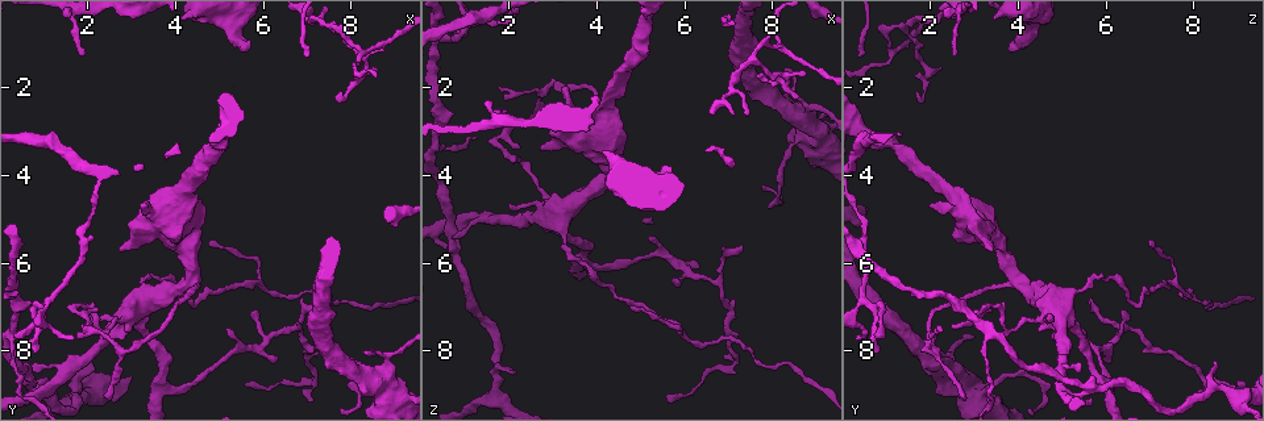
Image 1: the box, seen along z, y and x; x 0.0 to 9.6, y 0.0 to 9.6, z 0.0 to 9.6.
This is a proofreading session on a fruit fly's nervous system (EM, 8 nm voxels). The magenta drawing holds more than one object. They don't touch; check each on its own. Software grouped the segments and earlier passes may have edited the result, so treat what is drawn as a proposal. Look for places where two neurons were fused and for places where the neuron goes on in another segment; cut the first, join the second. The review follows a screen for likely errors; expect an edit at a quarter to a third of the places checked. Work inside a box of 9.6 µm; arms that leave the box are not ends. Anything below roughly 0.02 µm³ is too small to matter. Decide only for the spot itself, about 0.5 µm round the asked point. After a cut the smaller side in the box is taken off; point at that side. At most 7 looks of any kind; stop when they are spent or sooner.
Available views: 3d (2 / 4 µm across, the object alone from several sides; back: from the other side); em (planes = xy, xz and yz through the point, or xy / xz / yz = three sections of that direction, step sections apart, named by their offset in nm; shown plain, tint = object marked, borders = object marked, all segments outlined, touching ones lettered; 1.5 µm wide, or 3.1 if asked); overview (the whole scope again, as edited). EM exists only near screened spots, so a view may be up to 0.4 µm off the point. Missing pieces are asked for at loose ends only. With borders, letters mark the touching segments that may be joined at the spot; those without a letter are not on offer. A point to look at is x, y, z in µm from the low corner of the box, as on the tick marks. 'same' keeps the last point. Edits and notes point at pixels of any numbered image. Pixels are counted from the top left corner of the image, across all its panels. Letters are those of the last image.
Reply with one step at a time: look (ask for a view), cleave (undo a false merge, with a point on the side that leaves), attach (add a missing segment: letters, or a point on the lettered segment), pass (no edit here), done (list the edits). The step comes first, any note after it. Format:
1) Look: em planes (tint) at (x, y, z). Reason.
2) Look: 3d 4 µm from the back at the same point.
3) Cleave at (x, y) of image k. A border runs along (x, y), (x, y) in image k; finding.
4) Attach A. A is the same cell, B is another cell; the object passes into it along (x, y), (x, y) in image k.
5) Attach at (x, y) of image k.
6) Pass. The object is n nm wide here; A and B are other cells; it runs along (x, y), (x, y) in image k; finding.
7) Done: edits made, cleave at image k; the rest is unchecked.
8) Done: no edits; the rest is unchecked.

Look: 3d 2 µm at (4.85, 5.50, 6.95).

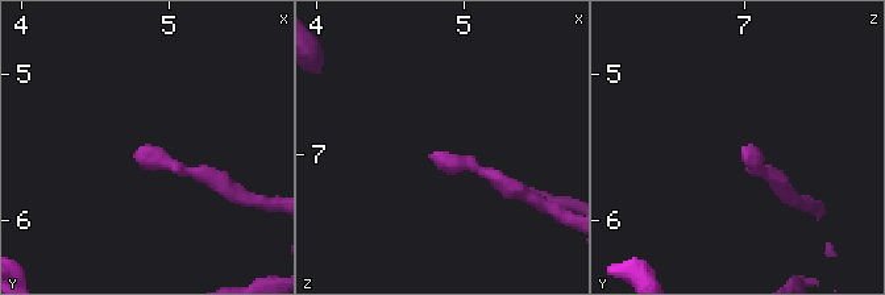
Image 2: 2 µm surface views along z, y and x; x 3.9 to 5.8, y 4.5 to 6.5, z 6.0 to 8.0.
Look: em yz step 8 (borders) at (4.78, 5.56, 6.98). Shape alone is not enough.

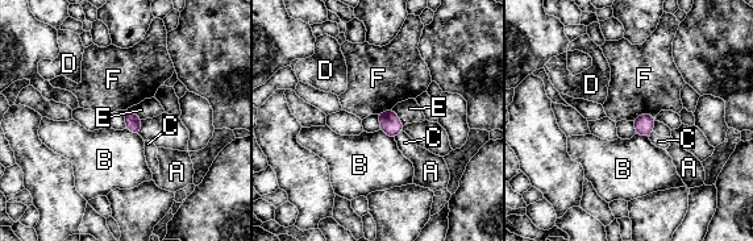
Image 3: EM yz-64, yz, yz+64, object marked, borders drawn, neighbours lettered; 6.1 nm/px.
Look: em planes (borders) at the same point. Another direction.

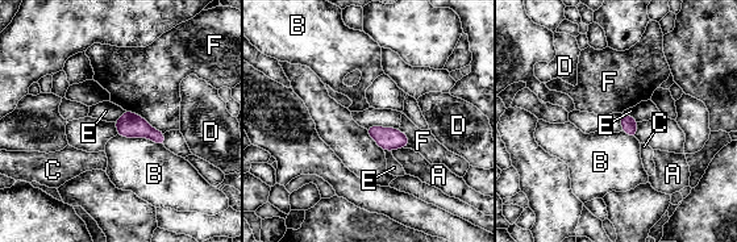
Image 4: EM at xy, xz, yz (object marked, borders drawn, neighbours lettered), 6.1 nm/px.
Pass. A, B, C, D, E and F are other cells; a border runs along (117, 133), (146, 137), (163, 146) in image 4; no lettered segment goes on from it.

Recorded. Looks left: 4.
Look: em xz step 8 (plain) at (5.70, 1.00, 3.85). Stops while still wide.

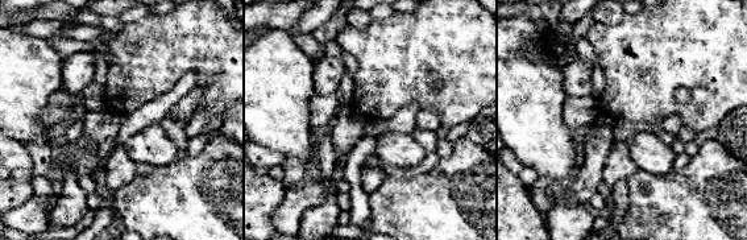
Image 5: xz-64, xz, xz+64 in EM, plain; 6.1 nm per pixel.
Look: em xz step 8 (borders) at the same point.

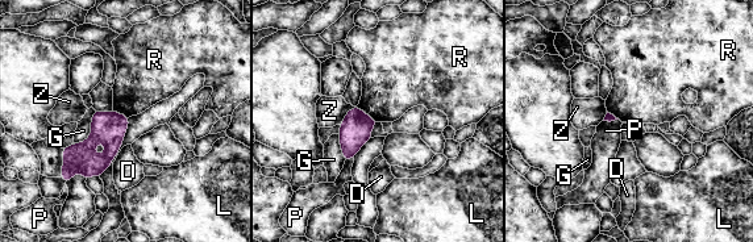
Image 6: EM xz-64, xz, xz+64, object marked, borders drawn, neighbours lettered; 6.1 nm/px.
Pass. D, G, L, P, R and Z are other cells; a border runs along (95, 111), (91, 133), (74, 144) in image 6; none of them fits.

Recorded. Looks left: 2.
Done: no edits; the rest is unchecked.

